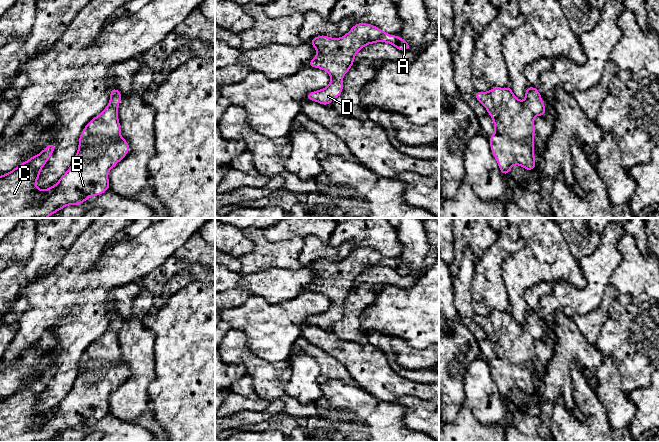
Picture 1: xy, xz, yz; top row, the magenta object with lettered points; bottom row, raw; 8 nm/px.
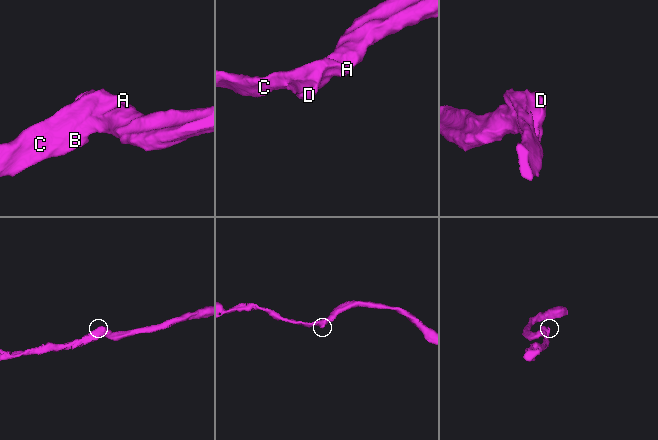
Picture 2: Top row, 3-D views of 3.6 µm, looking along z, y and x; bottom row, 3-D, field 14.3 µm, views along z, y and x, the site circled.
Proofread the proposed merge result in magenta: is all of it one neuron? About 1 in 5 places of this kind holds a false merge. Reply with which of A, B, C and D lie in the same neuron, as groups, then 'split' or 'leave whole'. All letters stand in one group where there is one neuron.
A B C D; leave whole

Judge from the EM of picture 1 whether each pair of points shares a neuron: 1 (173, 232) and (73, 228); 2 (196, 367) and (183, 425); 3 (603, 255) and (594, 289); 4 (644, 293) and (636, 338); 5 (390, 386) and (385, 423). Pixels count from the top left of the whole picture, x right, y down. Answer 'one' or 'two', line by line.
1: two
2: one
3: one
4: two
5: two

